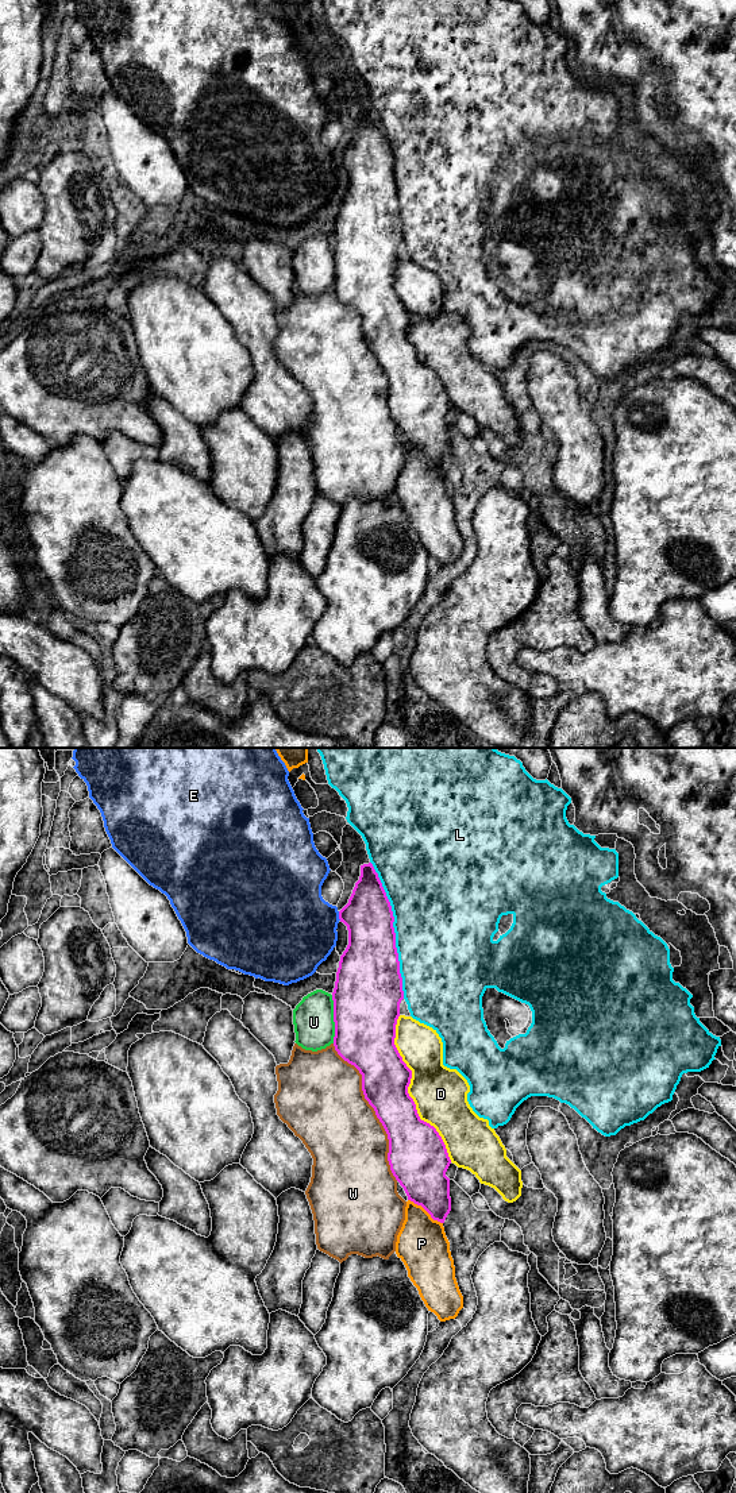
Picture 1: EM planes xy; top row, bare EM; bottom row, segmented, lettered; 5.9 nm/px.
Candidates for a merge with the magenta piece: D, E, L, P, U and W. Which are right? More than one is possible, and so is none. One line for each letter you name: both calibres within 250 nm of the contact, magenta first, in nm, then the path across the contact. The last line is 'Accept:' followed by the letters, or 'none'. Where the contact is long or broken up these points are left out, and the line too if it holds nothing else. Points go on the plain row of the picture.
P: 300/300 nm
Accept: P

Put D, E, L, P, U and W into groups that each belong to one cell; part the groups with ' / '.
D / E / L / P / U W

